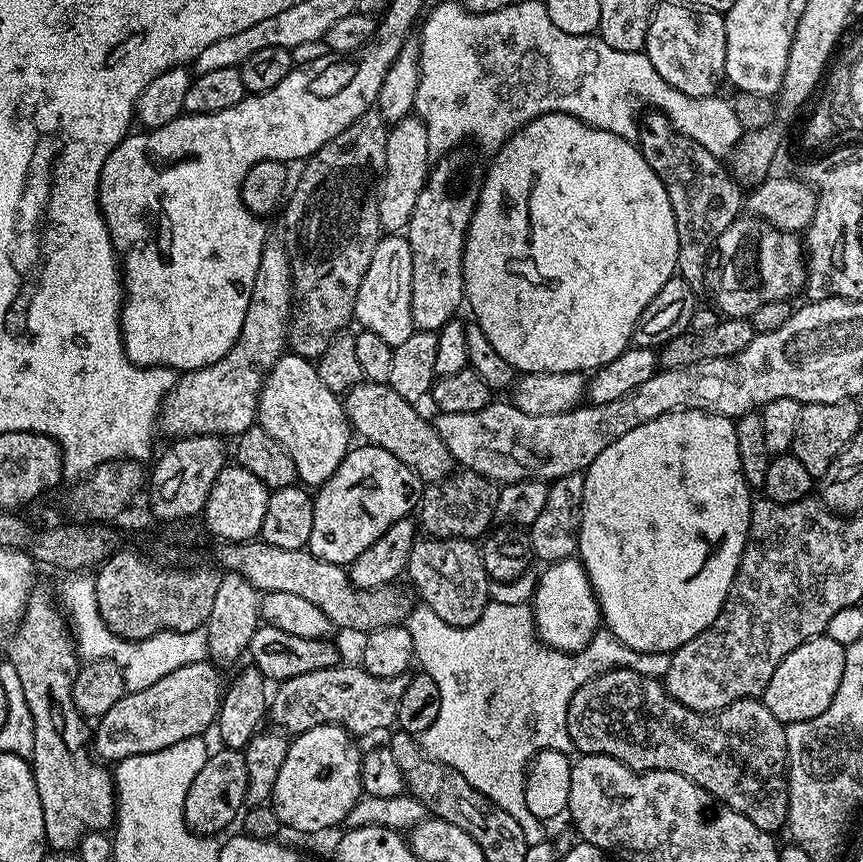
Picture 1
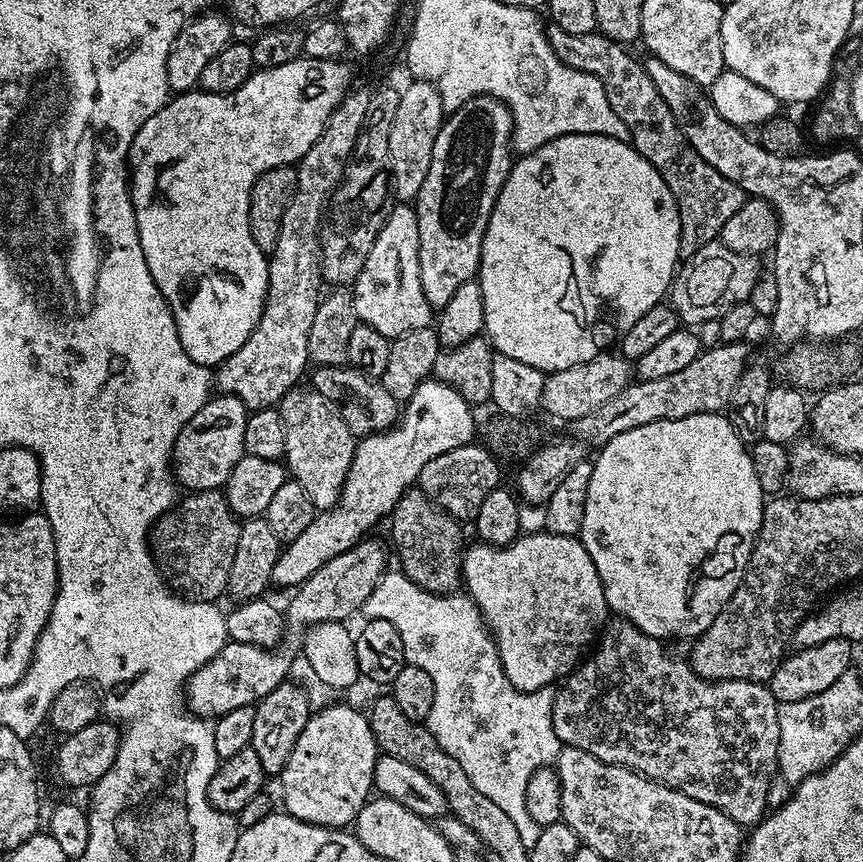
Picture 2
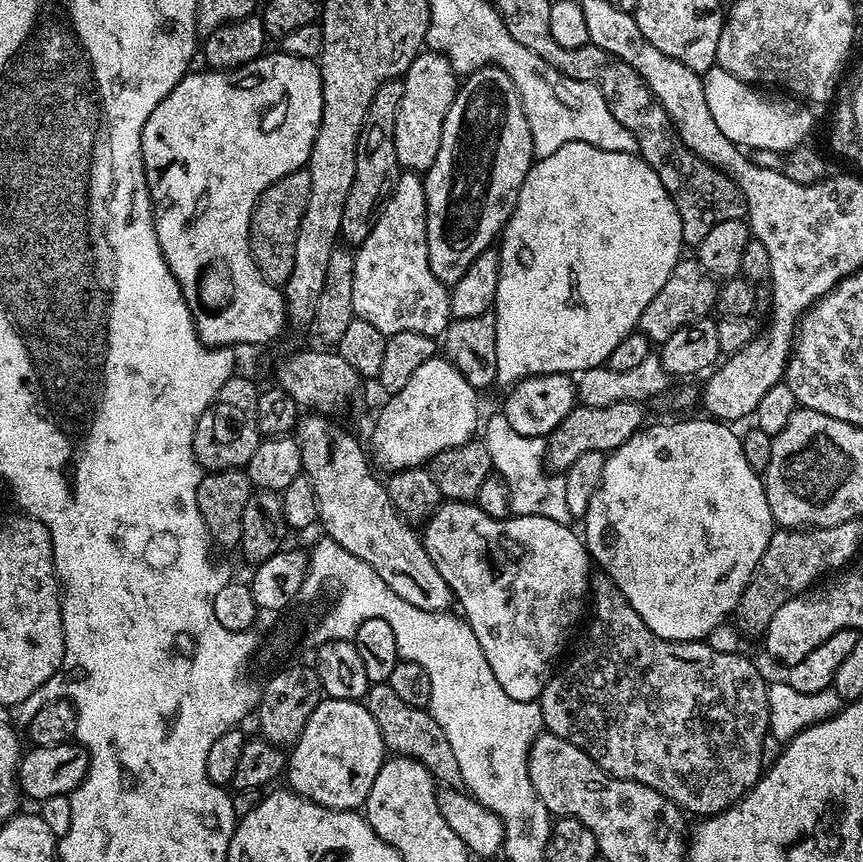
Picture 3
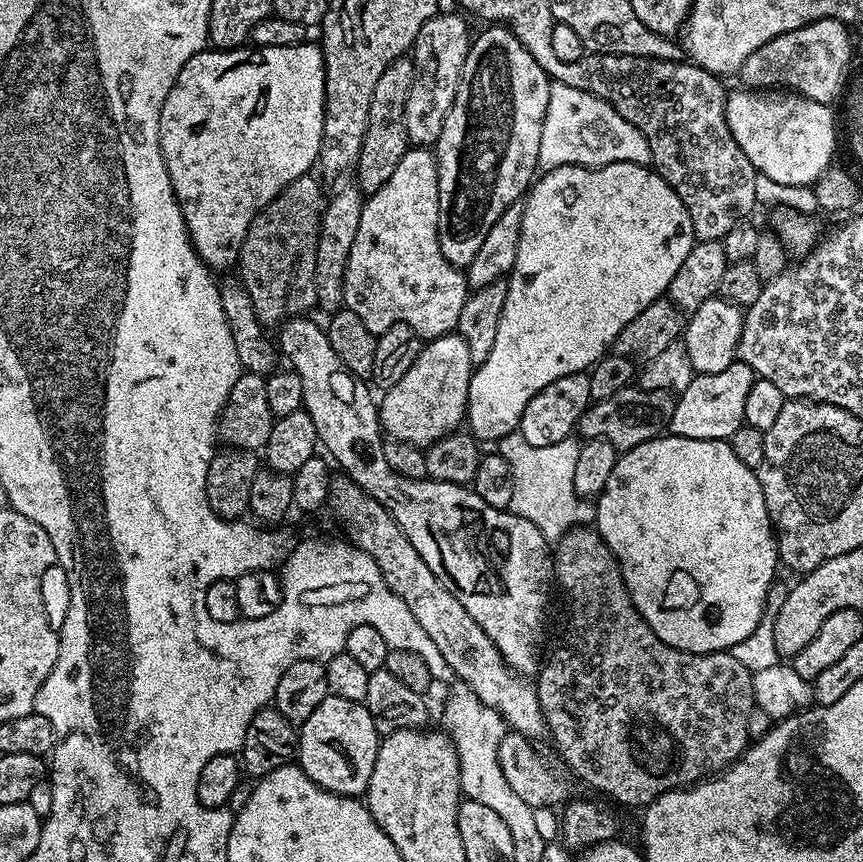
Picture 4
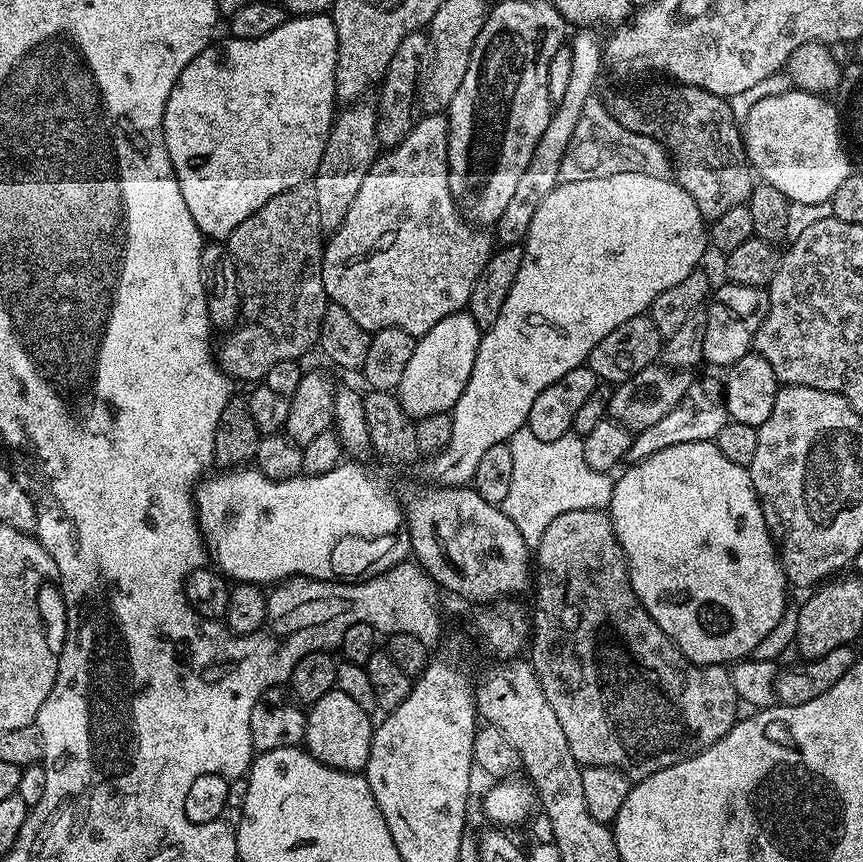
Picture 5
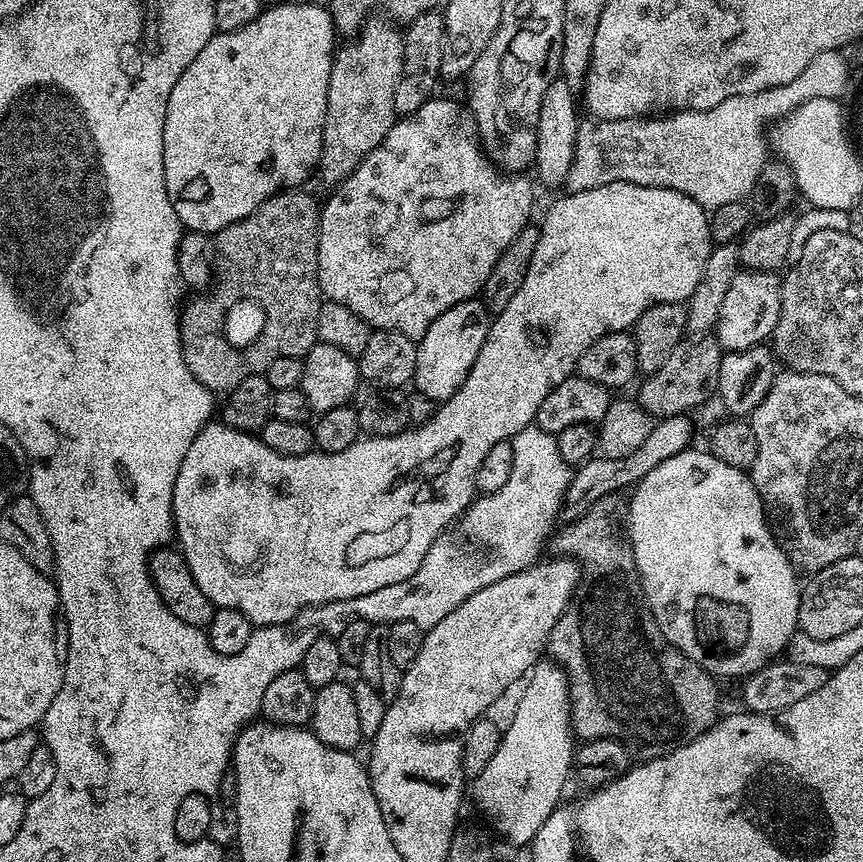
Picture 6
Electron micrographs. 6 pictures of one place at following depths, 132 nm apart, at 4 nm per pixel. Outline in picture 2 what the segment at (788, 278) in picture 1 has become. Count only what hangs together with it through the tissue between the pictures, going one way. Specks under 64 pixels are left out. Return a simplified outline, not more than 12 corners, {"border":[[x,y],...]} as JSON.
{"border":[[703,244],[679,269],[679,323],[720,320],[748,301],[757,261]]}

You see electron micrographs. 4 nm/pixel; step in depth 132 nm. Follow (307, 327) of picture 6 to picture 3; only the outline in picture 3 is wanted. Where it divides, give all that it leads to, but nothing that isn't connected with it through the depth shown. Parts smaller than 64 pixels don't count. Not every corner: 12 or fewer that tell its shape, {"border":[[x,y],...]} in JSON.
{"border":[[302,167],[258,198],[250,254],[283,286],[294,270],[310,174]]}

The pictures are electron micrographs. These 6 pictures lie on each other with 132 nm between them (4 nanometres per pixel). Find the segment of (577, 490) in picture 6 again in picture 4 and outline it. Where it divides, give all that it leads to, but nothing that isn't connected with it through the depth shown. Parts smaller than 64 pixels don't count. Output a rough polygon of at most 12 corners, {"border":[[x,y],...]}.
{"border":[[739,362],[693,375],[667,431],[731,441],[753,379]]}

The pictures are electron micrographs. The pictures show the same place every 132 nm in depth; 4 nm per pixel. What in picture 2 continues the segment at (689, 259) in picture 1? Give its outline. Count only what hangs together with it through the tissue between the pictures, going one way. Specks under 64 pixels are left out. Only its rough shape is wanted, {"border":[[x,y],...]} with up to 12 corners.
{"border":[[549,23],[563,64],[594,74],[680,211],[711,244],[746,193],[686,142],[643,63],[597,30]]}

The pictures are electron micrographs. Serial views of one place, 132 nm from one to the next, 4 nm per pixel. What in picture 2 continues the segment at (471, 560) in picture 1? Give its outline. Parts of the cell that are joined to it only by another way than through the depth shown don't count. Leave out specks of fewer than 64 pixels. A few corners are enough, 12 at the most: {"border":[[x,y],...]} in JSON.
{"border":[[413,486],[390,517],[399,571],[426,592],[462,584],[461,521]]}

